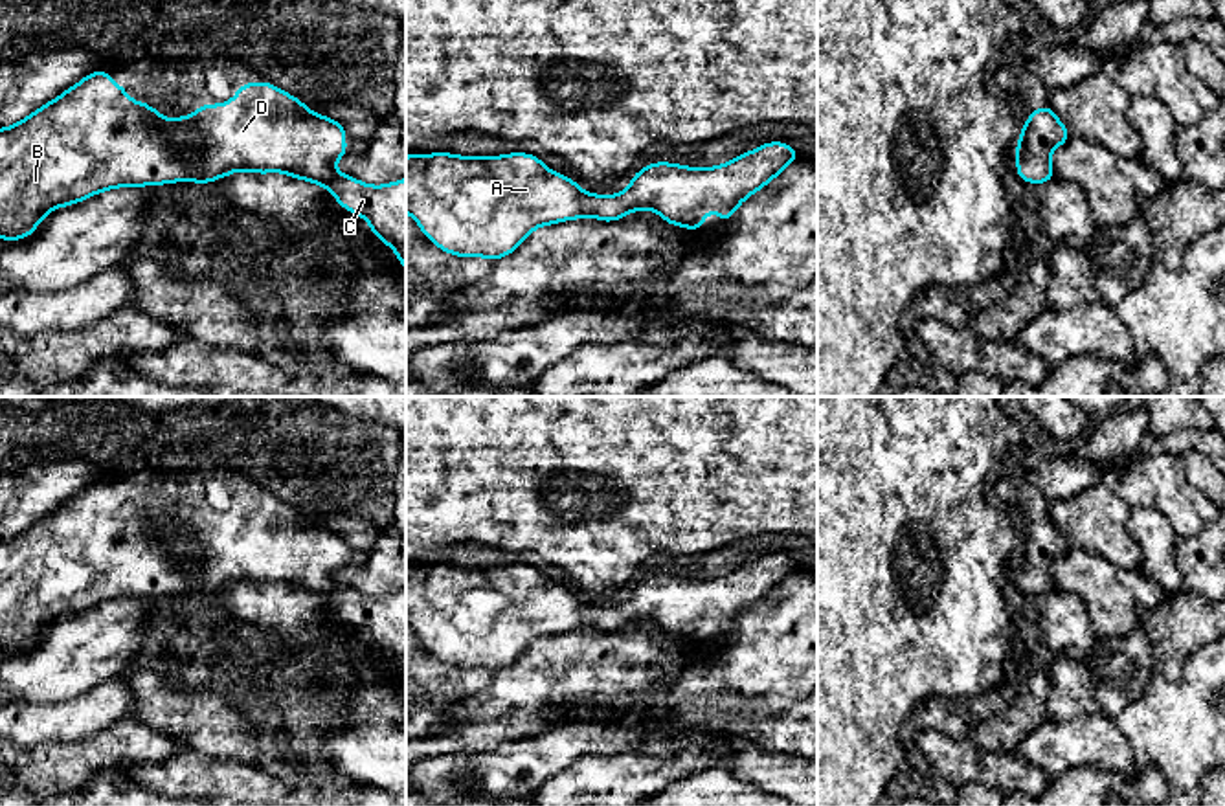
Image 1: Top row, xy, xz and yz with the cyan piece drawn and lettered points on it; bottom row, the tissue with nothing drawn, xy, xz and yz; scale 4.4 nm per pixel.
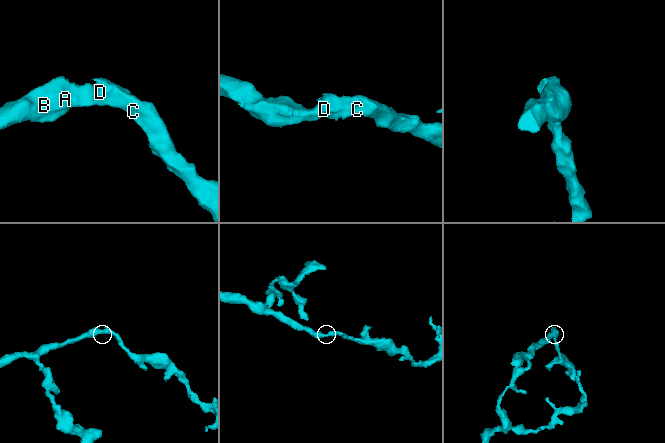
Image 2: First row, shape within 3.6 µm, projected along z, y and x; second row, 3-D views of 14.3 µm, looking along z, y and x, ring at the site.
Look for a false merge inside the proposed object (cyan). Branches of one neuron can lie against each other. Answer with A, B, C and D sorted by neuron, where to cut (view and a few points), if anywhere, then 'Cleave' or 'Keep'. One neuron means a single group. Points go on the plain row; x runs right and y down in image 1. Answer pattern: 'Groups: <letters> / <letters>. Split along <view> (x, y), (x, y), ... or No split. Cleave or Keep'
Groups: A B C D. No split. Keep

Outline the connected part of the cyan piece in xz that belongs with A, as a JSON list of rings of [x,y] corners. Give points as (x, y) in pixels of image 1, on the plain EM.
[[[770,553],[733,569],[718,578],[687,578],[669,573],[656,573],[632,588],[630,597],[617,606],[591,606],[582,602],[569,588],[549,582],[542,569],[527,564],[503,567],[457,567],[448,564],[406,567],[406,624],[419,635],[421,643],[443,663],[457,668],[487,668],[490,672],[511,666],[531,643],[564,632],[593,628],[613,633],[632,622],[652,621],[672,637],[698,643],[705,633],[707,622],[716,622],[720,633],[727,633],[736,619],[760,599],[766,599],[801,565],[782,553]]]

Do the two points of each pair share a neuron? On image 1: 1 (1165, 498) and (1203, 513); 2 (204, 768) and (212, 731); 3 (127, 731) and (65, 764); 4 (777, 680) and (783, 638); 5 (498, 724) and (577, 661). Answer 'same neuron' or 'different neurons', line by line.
1: same neuron
2: different neurons
3: same neuron
4: same neuron
5: same neuron

